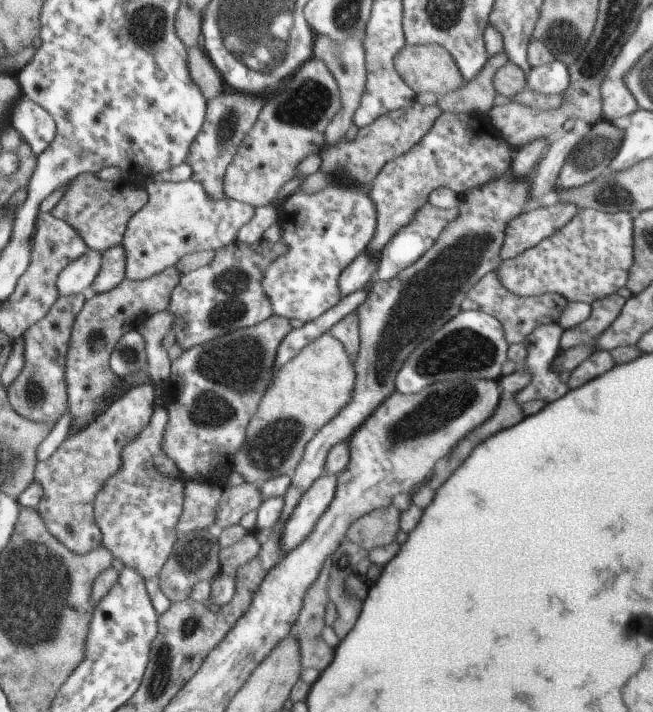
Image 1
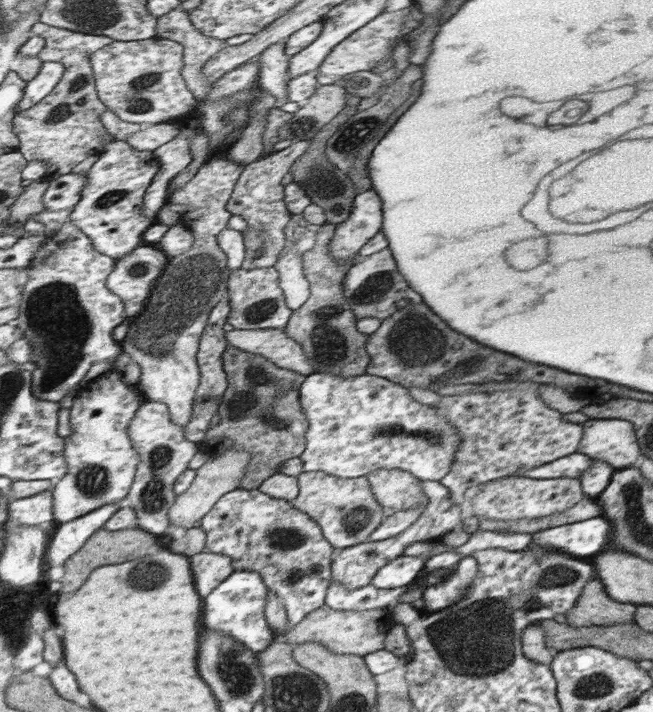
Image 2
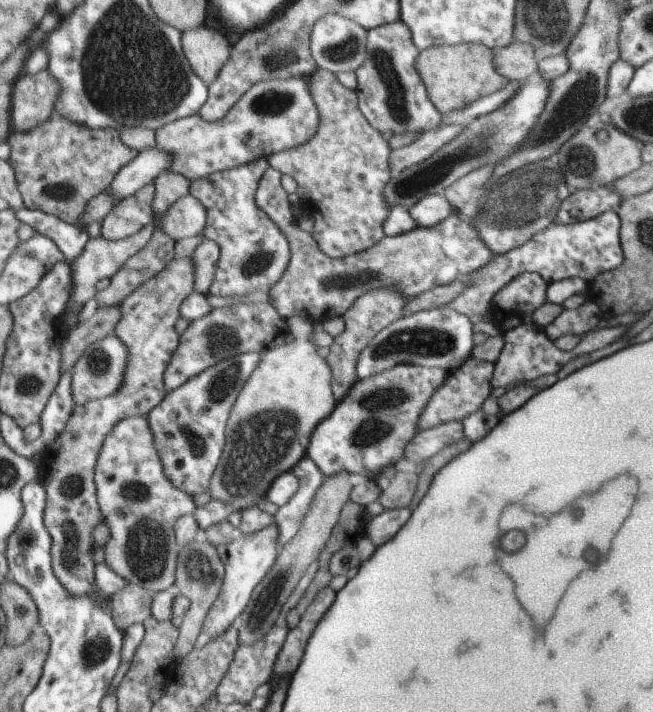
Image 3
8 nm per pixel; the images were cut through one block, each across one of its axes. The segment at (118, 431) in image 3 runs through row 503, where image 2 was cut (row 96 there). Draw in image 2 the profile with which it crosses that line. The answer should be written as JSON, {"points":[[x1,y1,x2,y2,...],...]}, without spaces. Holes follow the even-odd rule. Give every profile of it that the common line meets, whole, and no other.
{"points":[[139,40,139,42,115,42,109,48,101,48,93,54,93,70,97,78,97,94,103,104,107,104,109,112,115,112,119,118,133,124,165,124,167,120,175,120,177,116,187,116,197,106,197,98,187,86,187,76,183,76,185,68,185,46,177,40]]}

